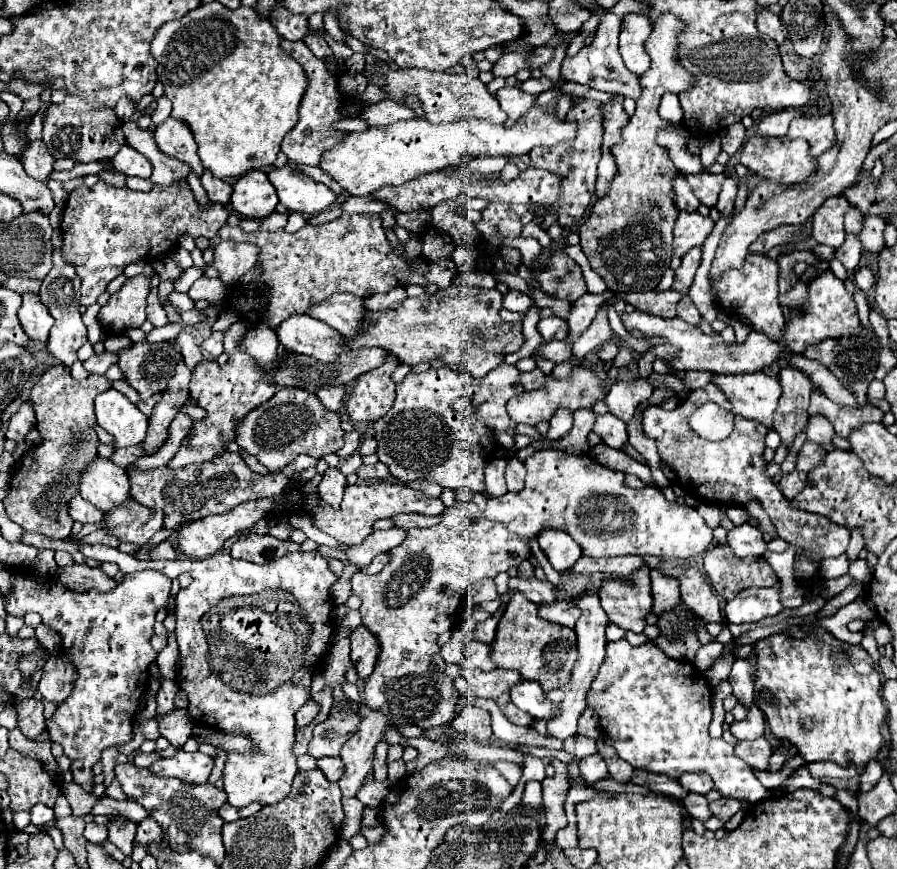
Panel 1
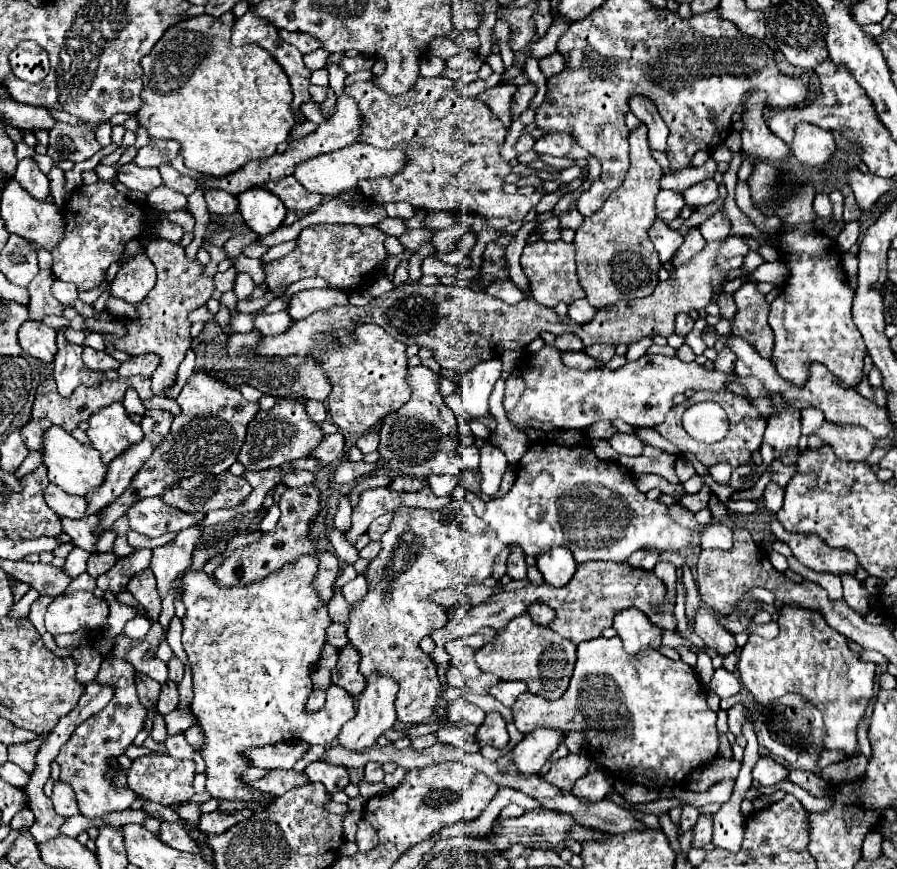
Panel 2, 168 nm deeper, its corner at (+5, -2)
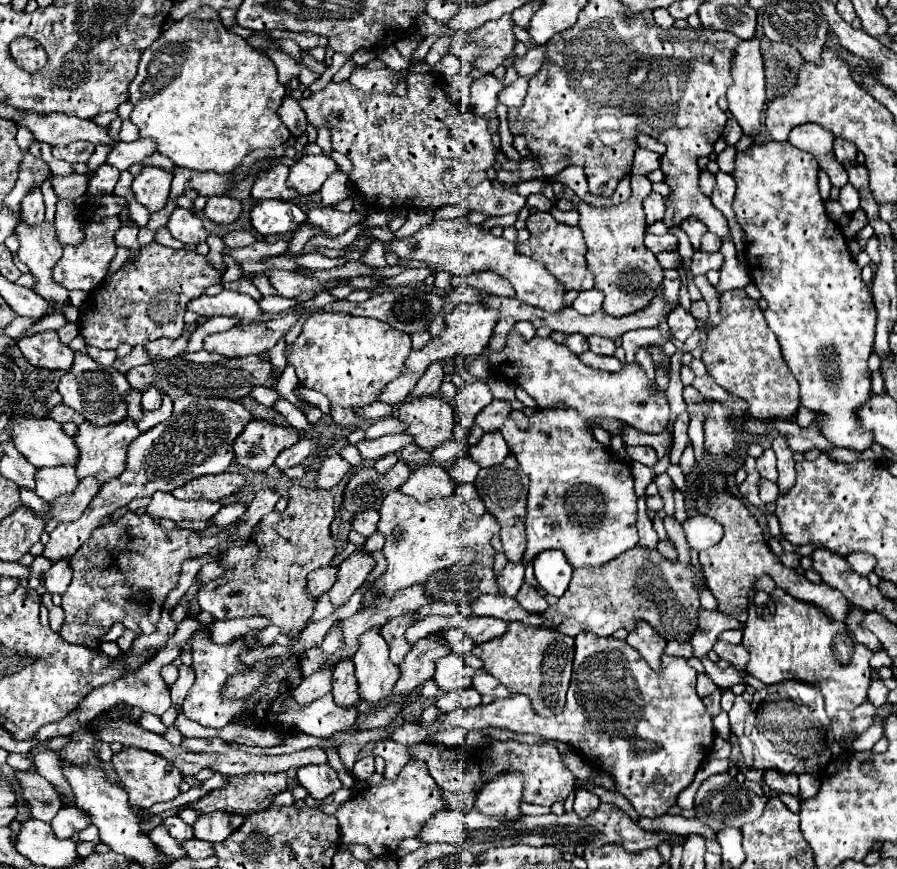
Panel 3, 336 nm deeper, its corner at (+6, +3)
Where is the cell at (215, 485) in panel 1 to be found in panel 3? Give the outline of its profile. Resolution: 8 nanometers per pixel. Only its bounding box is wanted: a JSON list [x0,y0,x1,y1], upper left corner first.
[174,473,246,501]

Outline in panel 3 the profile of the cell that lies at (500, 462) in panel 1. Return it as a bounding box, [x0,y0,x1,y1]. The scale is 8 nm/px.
[470,433,510,467]

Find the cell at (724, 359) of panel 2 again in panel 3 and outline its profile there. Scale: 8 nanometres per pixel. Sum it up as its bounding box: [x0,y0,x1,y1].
[702,289,800,421]

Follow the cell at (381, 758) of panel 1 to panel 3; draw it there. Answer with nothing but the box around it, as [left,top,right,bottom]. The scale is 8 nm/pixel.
[352,755,374,779]

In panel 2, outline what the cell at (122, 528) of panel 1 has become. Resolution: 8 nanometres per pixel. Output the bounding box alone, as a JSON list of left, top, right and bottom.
[127,498,205,538]

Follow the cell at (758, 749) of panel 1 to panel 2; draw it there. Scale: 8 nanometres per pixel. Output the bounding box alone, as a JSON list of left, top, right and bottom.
[753,758,789,786]

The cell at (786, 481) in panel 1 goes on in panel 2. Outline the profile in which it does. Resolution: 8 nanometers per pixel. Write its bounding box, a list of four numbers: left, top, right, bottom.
[763,482,783,512]

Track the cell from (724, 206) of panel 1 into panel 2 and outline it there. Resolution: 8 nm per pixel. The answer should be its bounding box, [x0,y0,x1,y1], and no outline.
[699,212,729,242]

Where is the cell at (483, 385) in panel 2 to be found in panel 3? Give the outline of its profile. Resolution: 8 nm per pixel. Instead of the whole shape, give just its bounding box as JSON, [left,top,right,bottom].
[455,381,494,429]

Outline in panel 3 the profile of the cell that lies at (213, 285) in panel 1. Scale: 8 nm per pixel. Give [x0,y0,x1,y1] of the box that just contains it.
[272,399,312,431]

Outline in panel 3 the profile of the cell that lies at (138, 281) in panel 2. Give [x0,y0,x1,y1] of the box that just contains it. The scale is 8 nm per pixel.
[116,223,140,261]

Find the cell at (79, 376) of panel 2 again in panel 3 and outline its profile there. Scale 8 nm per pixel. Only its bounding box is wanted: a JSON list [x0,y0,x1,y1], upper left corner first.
[58,351,130,425]

